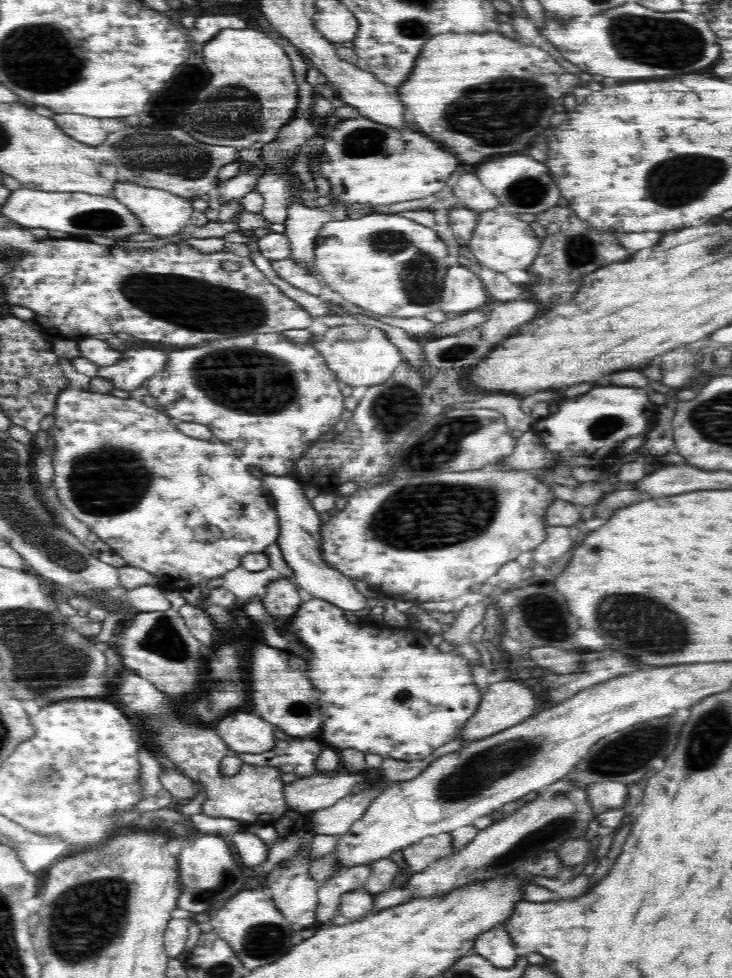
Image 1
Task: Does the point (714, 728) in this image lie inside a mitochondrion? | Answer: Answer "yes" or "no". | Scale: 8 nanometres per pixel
yes

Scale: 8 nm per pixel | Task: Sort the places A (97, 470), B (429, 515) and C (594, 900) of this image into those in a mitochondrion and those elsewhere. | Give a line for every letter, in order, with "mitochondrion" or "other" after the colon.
A: mitochondrion
B: mitochondrion
C: other

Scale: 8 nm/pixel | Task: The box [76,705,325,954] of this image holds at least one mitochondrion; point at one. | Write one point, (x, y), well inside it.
(225, 882)

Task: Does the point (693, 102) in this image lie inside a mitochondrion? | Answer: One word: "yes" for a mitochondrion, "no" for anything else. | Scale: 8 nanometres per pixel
no

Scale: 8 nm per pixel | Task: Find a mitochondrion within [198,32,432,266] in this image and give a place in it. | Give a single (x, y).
(365, 141)

